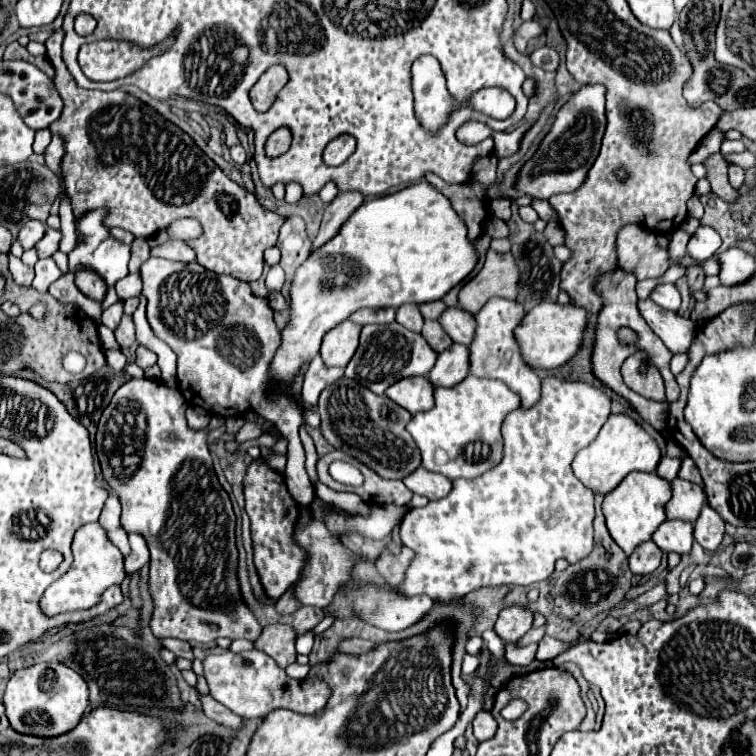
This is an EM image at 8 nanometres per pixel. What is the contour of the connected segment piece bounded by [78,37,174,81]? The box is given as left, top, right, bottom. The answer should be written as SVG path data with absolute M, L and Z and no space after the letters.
M174 37L154 47L145 49L145 59L142 57L140 47L132 43L120 43L120 41L96 41L88 43L78 53L78 63L84 71L84 75L92 81L112 81L130 75L140 67L140 63L146 63L154 55L160 55L172 45Z

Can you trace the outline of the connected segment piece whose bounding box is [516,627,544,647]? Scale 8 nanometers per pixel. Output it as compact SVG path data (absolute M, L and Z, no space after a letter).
M538 627L538 629L530 629L522 639L518 639L518 647L524 647L528 643L534 643L534 641L540 641L544 637L544 627Z

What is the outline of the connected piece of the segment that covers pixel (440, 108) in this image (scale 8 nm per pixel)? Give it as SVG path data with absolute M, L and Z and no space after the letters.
M424 55L418 57L411 66L411 87L414 93L414 111L416 119L430 135L440 131L450 115L458 111L456 99L448 95L444 85L444 73L440 71L440 63L436 57Z

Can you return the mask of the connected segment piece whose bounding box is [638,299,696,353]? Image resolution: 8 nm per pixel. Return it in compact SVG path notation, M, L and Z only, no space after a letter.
M652 299L638 301L640 315L648 323L648 327L662 339L662 343L672 351L672 353L686 353L688 347L692 345L692 339L696 335L696 325L674 313L658 307Z

